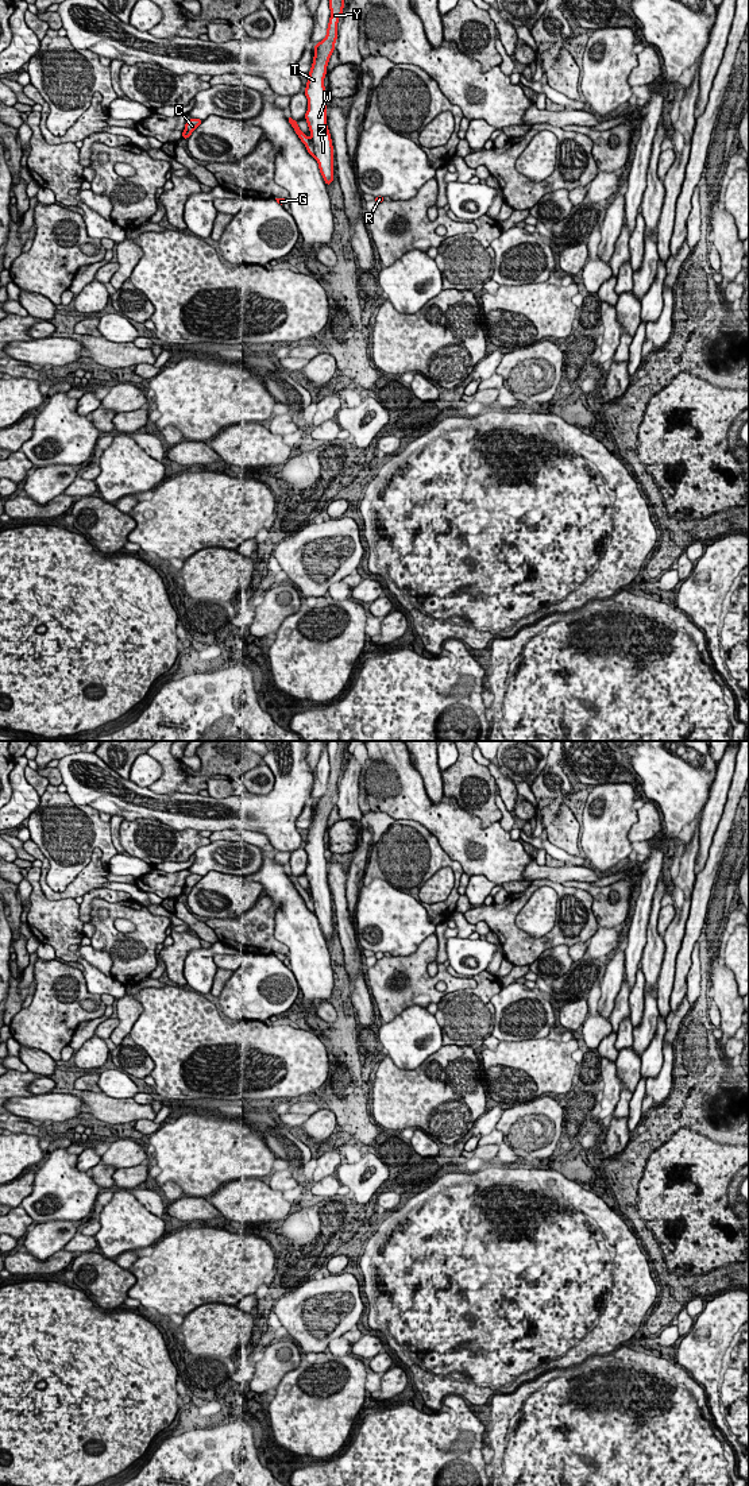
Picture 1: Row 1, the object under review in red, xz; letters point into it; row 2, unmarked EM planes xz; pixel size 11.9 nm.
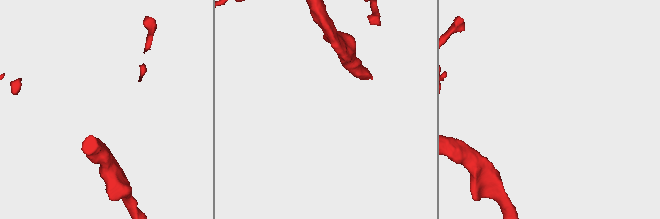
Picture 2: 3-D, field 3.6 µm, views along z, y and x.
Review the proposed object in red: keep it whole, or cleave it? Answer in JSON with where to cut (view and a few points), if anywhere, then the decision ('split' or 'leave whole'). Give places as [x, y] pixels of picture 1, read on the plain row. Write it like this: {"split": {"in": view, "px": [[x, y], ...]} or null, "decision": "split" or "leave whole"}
{"split": {"in": "xz", "px": [[309, 895], [315, 911]]}, "decision": "split"}

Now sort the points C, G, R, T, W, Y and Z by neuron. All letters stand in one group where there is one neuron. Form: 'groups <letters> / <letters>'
groups C G R / T W Y Z

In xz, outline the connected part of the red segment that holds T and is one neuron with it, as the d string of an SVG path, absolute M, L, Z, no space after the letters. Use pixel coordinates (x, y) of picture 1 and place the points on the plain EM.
M328 741L328 756L331 773L327 784L325 794L318 798L313 806L313 819L308 829L306 844L304 845L308 854L309 865L305 875L310 887L310 896L314 904L314 915L318 919L320 929L327 941L333 937L333 902L331 889L327 881L327 858L324 834L329 814L335 806L337 795L337 779L343 771L344 752L347 748L345 741Z

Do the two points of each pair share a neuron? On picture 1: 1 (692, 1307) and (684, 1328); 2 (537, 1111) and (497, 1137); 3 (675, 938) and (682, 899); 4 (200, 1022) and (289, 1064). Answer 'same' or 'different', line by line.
1: different
2: same
3: same
4: same

